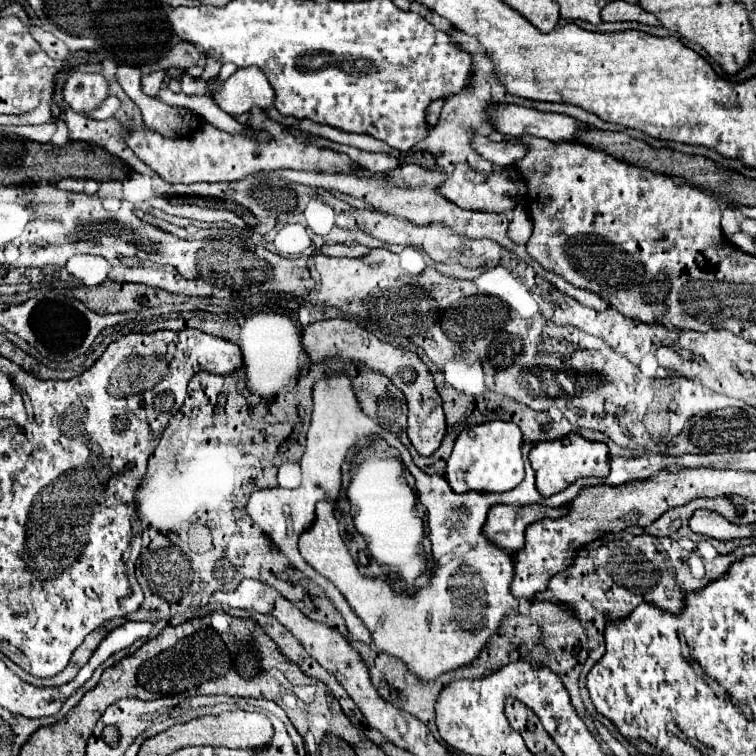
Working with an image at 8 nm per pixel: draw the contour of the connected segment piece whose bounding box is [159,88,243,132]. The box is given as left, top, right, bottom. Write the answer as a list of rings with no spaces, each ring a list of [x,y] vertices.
[[[163,88],[161,94],[159,94],[159,100],[169,104],[169,106],[187,108],[187,110],[203,116],[209,124],[215,124],[221,130],[227,130],[227,132],[243,130],[243,124],[239,124],[233,116],[223,112],[207,94],[203,94],[203,96],[187,96],[185,92],[177,92],[175,94],[169,88]]]

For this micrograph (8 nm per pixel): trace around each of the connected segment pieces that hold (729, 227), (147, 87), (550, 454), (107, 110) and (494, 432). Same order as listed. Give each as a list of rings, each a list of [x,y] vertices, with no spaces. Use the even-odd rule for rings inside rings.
[[[727,206],[723,210],[723,220],[721,220],[721,228],[723,228],[725,236],[731,236],[731,234],[739,232],[739,224],[741,224],[741,216]]]
[[[158,70],[151,72],[151,74],[145,74],[143,76],[143,92],[151,98],[157,98],[161,86],[163,86],[163,77],[165,70]]]
[[[571,432],[559,440],[547,440],[543,444],[535,444],[529,452],[531,468],[535,470],[537,490],[547,498],[565,490],[569,484],[587,476],[607,476],[609,474],[609,448],[603,442],[589,442],[577,432]]]
[[[107,98],[99,108],[95,108],[95,112],[91,112],[91,118],[93,120],[105,120],[105,118],[111,118],[117,110],[119,110],[121,102],[117,98]]]
[[[483,422],[467,426],[455,440],[455,448],[447,460],[445,478],[451,490],[463,492],[507,492],[523,480],[523,458],[521,458],[521,432],[511,422]]]

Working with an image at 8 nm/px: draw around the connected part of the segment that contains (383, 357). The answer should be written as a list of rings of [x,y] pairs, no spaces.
[[[335,318],[335,320],[321,320],[305,328],[303,332],[303,346],[313,362],[321,362],[325,356],[343,356],[355,362],[363,362],[375,370],[381,370],[387,378],[395,382],[399,390],[403,390],[407,404],[409,404],[409,420],[407,420],[407,436],[413,444],[413,448],[421,456],[431,456],[439,446],[447,430],[445,414],[443,414],[443,400],[439,392],[435,390],[433,376],[429,368],[421,362],[421,358],[415,352],[399,350],[395,346],[389,346],[387,342],[381,342],[373,332],[359,326],[357,322]]]

